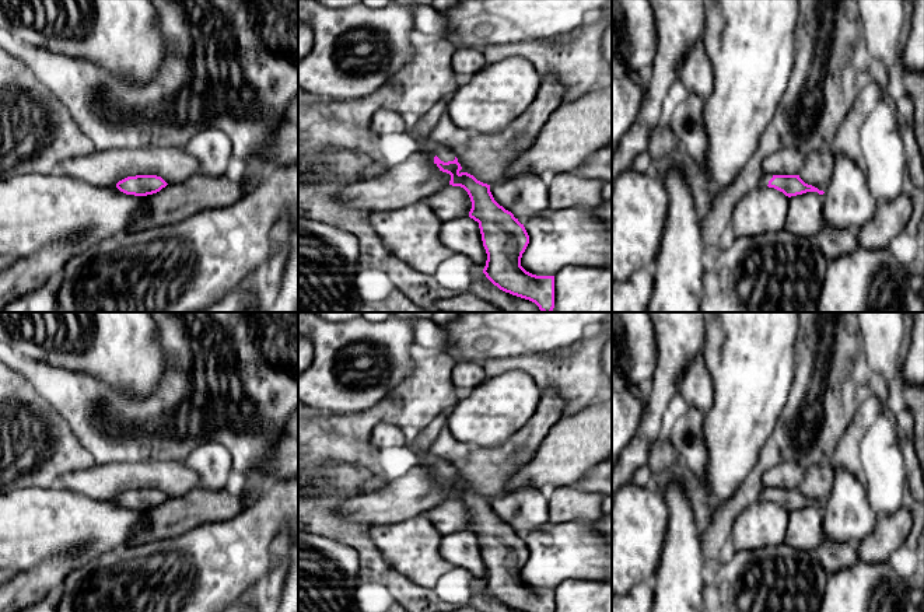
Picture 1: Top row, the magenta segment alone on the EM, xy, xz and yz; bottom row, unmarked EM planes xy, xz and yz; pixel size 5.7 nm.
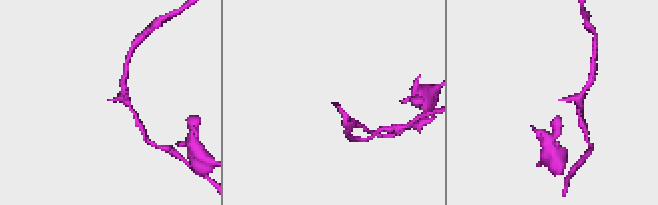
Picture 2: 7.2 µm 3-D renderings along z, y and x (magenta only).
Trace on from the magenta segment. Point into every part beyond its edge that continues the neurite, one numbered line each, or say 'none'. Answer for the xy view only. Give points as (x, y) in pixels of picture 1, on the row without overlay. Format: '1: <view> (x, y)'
none

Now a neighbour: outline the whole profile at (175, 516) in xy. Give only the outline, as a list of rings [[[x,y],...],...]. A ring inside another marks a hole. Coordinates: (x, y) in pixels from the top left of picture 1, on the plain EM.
[[[197,486],[179,497],[168,497],[160,506],[147,508],[150,527],[136,531],[126,546],[179,536],[206,522],[224,522],[242,513],[251,503],[242,492],[232,494],[228,487],[209,490]]]

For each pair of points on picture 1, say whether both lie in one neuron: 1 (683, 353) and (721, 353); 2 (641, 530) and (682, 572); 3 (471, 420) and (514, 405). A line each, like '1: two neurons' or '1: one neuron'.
1: two neurons
2: two neurons
3: one neuron

